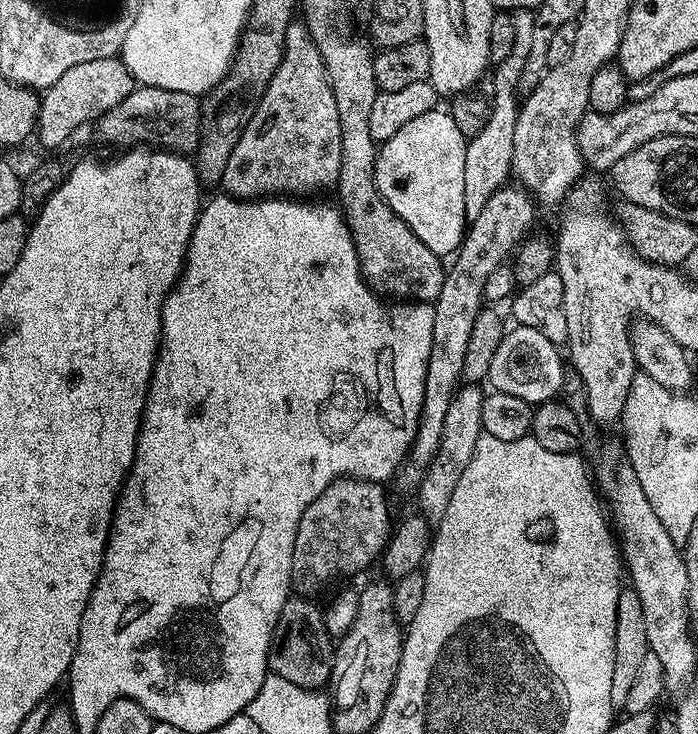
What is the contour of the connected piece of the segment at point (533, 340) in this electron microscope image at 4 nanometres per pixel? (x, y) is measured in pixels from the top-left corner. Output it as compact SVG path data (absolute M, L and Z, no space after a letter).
M512 326L505 331L502 343L494 354L494 362L490 362L487 383L502 394L514 394L514 398L522 398L530 405L547 404L555 401L556 396L564 388L564 364L562 352L557 345L546 338L546 334L538 334L538 330Z

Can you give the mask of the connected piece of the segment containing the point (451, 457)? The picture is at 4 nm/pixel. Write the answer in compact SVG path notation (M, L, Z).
M465 383L457 389L452 397L450 409L443 419L442 439L438 444L435 456L428 464L420 486L416 490L418 495L419 511L427 517L429 523L437 524L446 512L446 506L450 502L450 494L458 486L463 471L466 470L470 458L474 456L474 449L477 446L478 438L483 435L482 402L485 393L479 385Z

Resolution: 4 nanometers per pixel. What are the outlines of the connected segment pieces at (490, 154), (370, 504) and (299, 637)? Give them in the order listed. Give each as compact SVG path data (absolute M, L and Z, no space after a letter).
M516 10L511 13L514 22L514 47L500 64L495 65L496 73L492 76L490 91L490 118L478 134L468 140L466 146L466 178L462 182L466 194L466 218L471 222L482 214L482 206L500 188L509 183L512 176L512 159L514 158L514 126L518 122L521 101L516 100L516 92L521 91L522 70L526 70L526 58L530 58L530 46L534 46L535 15L528 10Z
M336 480L306 506L294 538L292 574L297 593L312 594L308 592L326 587L335 576L352 576L381 559L394 531L384 488L383 483L374 480Z
M292 596L283 606L268 651L268 669L273 675L285 678L296 686L317 691L331 681L334 648L321 609L318 610L308 600L311 599Z

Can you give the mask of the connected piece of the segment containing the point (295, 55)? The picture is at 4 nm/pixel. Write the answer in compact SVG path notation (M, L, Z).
M293 22L288 25L284 39L284 53L278 70L274 70L274 78L270 78L270 86L264 91L264 97L258 102L246 130L242 130L242 138L238 138L238 146L230 153L230 162L226 162L226 170L222 174L220 184L227 195L238 200L259 200L261 198L276 198L283 194L288 198L308 198L311 192L324 192L327 188L335 189L340 182L342 170L342 122L338 122L338 102L334 102L334 90L330 86L330 78L326 74L326 66L322 62L322 54L308 33L308 26L303 22Z

